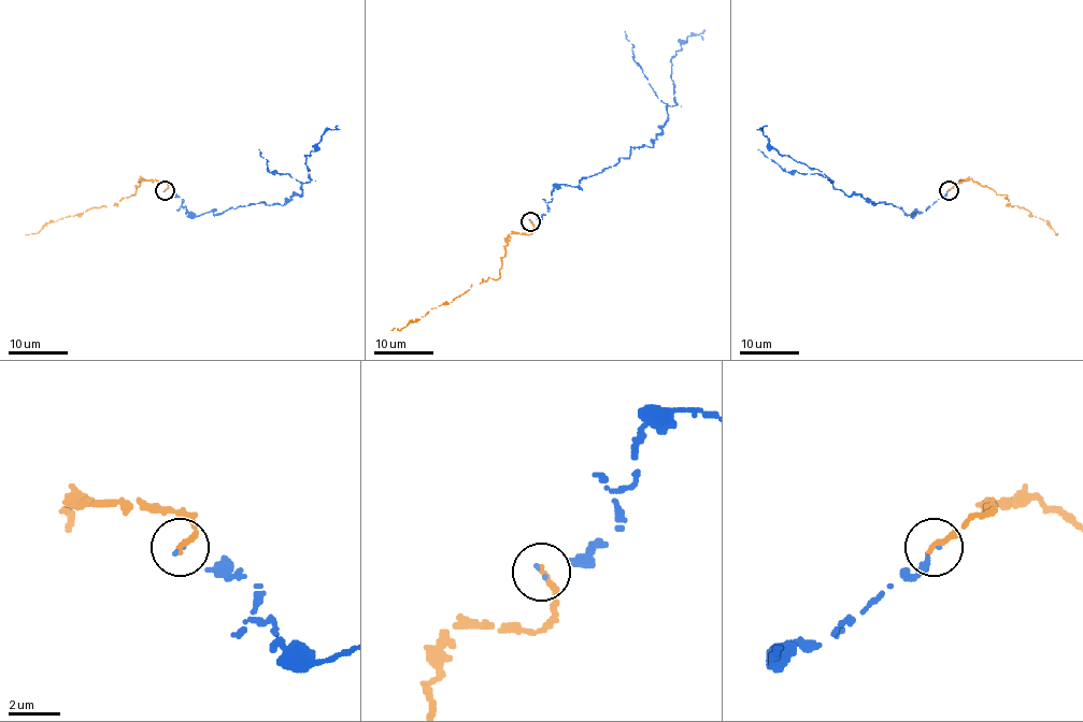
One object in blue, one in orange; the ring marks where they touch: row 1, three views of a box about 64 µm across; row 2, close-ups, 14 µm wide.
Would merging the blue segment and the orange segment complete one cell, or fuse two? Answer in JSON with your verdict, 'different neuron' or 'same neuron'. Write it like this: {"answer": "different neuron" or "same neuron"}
{"answer": "same neuron"}

